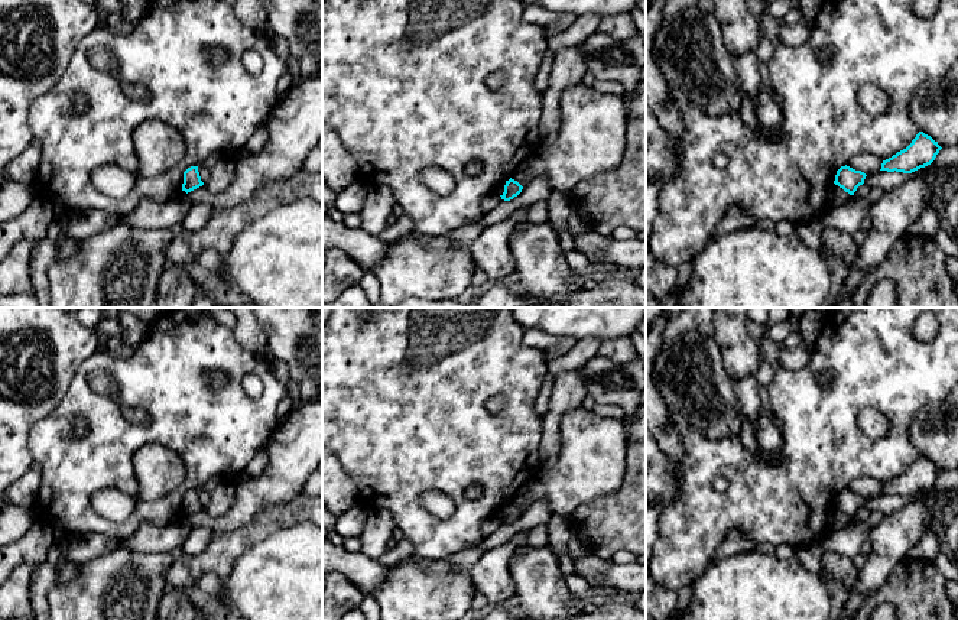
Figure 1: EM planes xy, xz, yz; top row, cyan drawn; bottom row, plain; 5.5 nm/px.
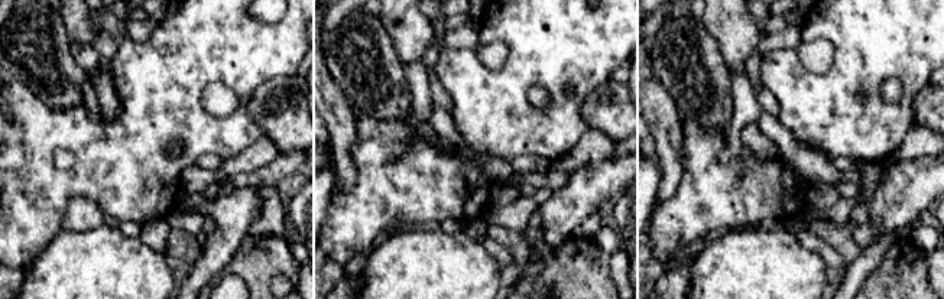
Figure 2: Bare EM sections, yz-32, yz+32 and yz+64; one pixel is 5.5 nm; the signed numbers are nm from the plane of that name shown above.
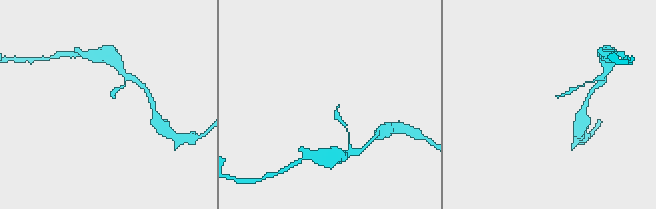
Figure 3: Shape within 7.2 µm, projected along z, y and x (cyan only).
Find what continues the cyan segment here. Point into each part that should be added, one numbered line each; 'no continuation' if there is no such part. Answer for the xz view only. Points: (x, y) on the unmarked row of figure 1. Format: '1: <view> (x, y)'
no continuation

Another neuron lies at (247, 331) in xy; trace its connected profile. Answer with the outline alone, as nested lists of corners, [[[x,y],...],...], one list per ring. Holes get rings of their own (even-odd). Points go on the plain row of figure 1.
[[[250,308],[230,309],[237,318],[237,325],[233,332],[238,344],[254,354],[263,353],[267,345],[267,335],[260,327],[254,312]]]

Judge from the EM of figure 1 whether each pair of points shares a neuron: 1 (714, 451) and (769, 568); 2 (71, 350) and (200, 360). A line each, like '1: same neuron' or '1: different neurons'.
1: different neurons
2: different neurons

